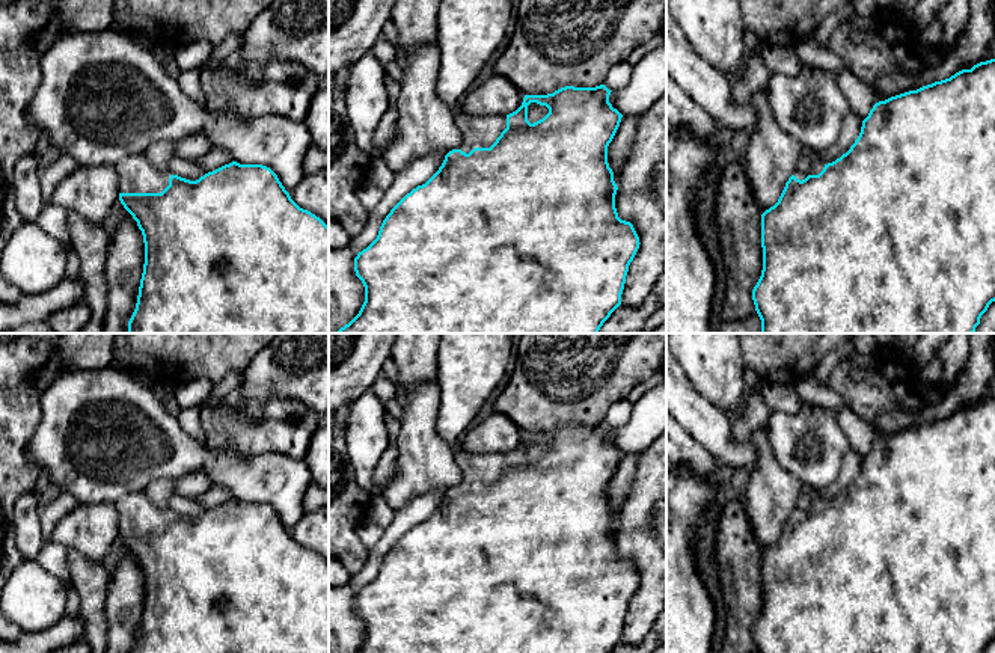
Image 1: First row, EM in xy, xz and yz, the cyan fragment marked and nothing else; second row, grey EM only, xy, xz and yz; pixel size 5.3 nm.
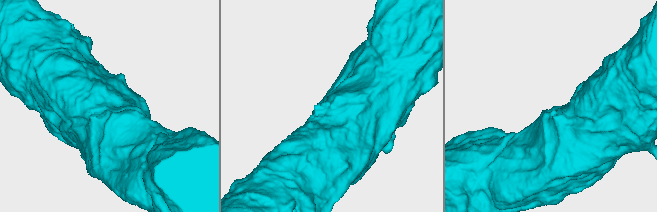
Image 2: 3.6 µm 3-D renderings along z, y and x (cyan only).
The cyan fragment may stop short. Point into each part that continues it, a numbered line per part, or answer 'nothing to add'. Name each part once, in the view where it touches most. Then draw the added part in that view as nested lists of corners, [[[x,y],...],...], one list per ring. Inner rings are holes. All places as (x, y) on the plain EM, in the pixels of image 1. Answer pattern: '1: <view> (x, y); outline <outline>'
1: xz (477, 469); outline [[[460,443],[454,445],[455,461],[461,471],[461,481],[454,487],[469,492],[473,486],[490,486],[507,466],[507,454],[473,454],[464,451]]]

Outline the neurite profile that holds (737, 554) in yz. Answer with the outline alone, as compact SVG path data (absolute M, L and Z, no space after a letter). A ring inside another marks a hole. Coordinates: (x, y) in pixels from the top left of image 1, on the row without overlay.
M745 501L718 507L715 561L727 606L725 641L721 653L752 653L752 627L763 608L761 547L746 513Z

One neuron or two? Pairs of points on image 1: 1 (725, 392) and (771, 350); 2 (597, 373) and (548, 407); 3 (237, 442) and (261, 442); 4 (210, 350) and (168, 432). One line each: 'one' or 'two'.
1: two
2: one
3: one
4: two

